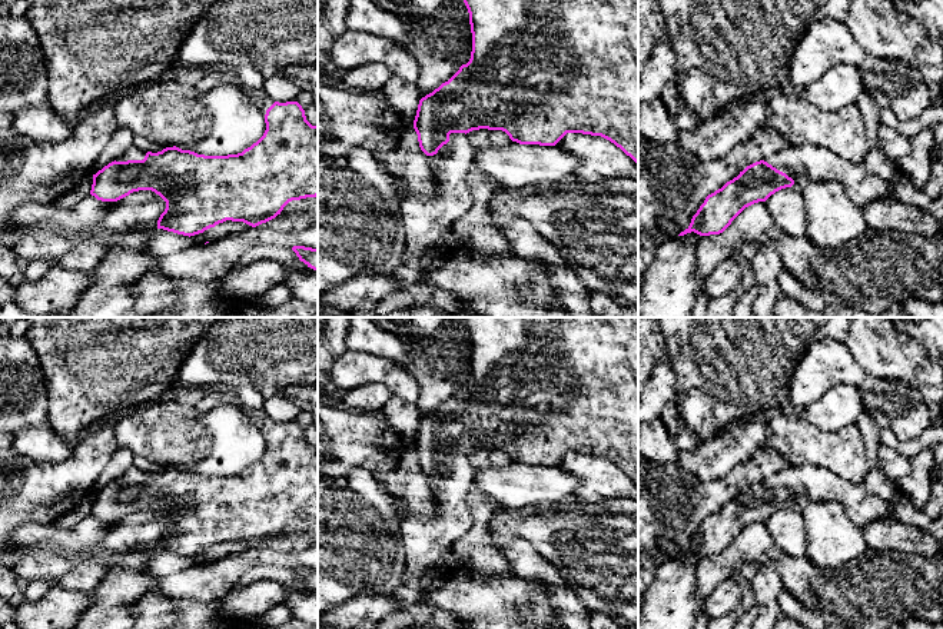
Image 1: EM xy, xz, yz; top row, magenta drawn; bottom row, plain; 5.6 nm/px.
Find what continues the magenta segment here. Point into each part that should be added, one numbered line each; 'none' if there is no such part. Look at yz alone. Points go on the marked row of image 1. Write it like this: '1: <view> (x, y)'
1: yz (806, 163)

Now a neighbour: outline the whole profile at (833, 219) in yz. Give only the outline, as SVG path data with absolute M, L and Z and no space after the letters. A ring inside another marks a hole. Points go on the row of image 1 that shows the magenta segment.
M813 182L801 190L807 213L807 237L814 246L836 249L860 237L867 222L836 182Z

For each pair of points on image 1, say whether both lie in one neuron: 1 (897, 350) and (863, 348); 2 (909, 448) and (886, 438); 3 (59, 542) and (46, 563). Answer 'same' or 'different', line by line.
1: same
2: same
3: different

